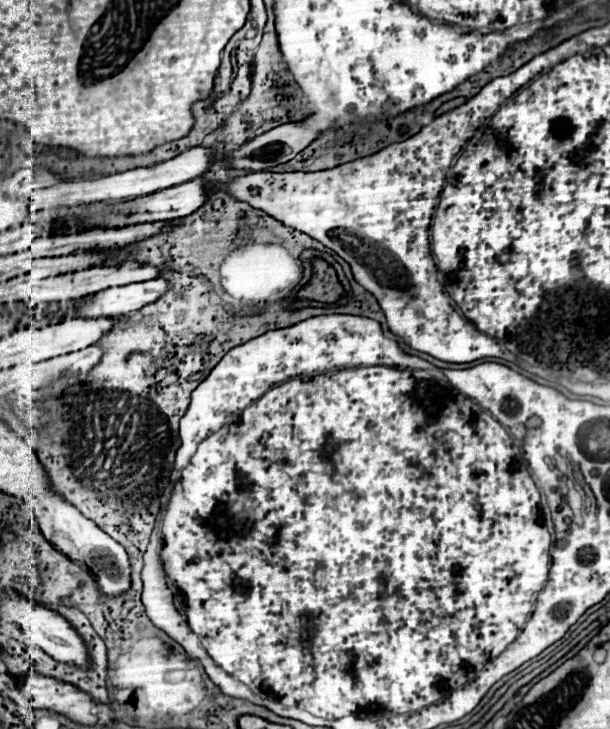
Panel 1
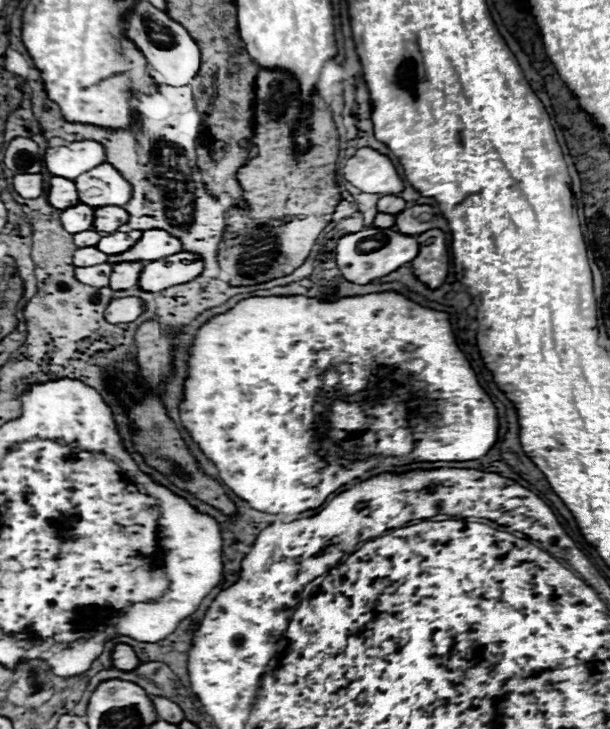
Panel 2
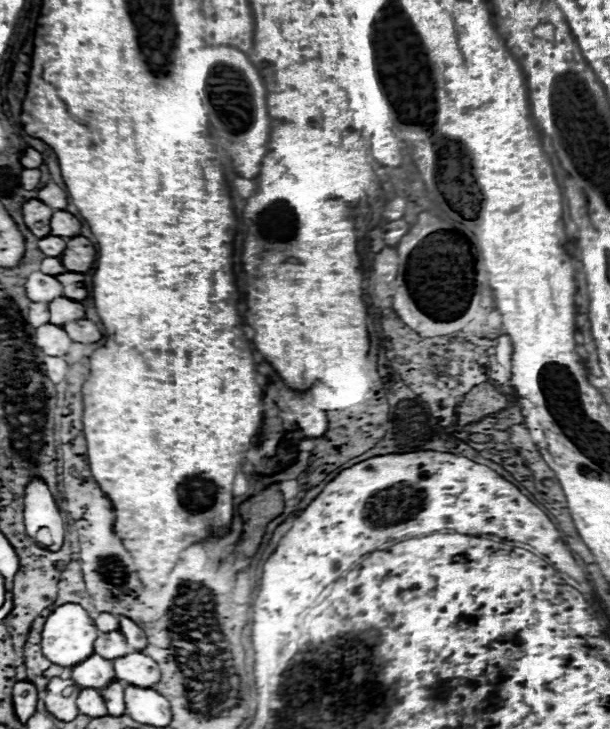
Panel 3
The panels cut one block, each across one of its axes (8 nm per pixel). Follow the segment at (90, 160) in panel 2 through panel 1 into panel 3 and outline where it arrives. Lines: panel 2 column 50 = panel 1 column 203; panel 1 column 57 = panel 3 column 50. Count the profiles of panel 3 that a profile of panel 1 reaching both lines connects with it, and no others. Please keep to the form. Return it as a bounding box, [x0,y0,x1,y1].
[38,184,68,210]

